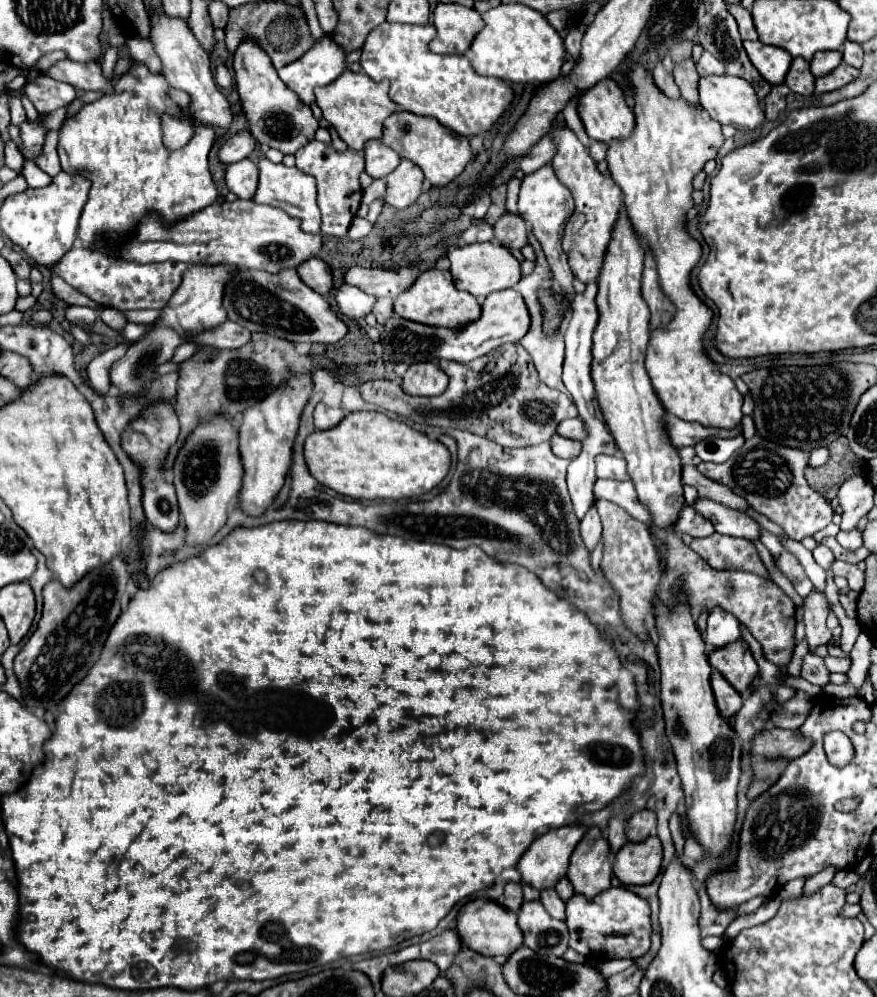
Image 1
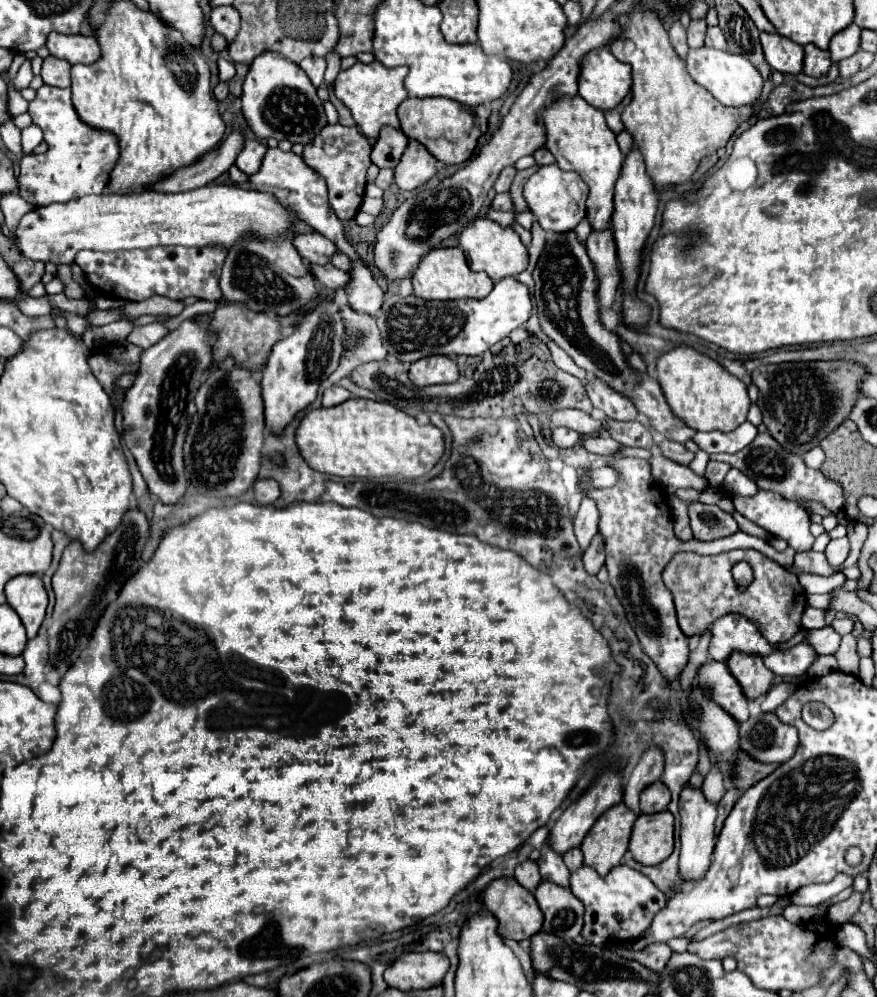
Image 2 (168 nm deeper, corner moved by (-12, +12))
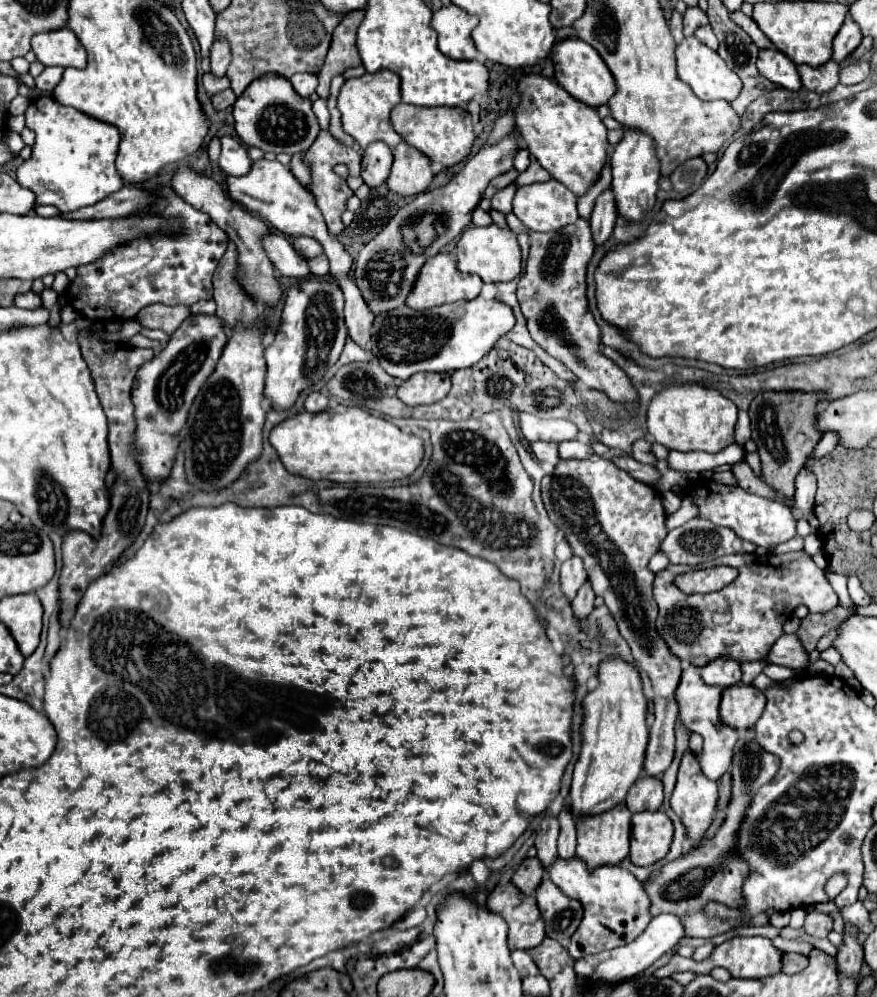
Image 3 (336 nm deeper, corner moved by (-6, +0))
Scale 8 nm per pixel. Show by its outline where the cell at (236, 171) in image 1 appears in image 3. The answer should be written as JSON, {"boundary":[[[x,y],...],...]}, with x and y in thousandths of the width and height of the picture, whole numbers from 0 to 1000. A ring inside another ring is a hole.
{"boundary":[[[251,138],[251,142],[253,142],[251,169],[260,177],[281,177],[287,169],[287,158],[283,156],[283,148],[267,138]]]}

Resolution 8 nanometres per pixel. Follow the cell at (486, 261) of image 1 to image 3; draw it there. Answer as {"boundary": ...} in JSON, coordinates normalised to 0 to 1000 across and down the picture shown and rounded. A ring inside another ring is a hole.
{"boundary":[[[566,225],[545,229],[536,227],[527,233],[522,245],[520,245],[520,259],[522,259],[522,271],[529,275],[545,275],[552,283],[582,283],[588,277],[593,277],[595,271],[595,259],[593,259],[593,247],[588,241],[588,235],[568,229]]]}

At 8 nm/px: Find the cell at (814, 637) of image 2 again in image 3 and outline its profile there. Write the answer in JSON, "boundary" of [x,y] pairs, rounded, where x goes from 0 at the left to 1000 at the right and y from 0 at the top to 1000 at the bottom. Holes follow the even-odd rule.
{"boundary":[[[892,636],[876,656],[876,664],[917,672],[921,668],[921,654],[908,636]]]}

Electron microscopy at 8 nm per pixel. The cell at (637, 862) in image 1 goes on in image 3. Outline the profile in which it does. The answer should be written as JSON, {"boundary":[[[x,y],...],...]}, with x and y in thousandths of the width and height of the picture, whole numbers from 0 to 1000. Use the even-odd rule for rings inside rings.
{"boundary":[[[750,812],[750,814],[727,814],[721,818],[721,843],[718,843],[718,865],[725,869],[743,869],[746,865],[755,863],[766,847],[766,824],[764,820]]]}

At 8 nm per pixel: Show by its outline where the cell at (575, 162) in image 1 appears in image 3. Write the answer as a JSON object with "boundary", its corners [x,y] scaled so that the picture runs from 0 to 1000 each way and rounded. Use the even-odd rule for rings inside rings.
{"boundary":[[[616,74],[597,76],[591,82],[591,90],[595,94],[595,102],[588,108],[588,126],[602,150],[632,181],[639,181],[659,199],[666,197],[680,185],[693,160],[693,130],[686,124],[682,112],[659,102],[634,82]]]}

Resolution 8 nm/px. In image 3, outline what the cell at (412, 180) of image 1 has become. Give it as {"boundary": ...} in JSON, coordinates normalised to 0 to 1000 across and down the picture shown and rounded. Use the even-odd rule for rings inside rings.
{"boundary":[[[456,142],[449,148],[449,164],[447,173],[440,181],[442,189],[456,197],[474,197],[481,195],[493,183],[495,175],[490,171],[490,160],[474,148]]]}

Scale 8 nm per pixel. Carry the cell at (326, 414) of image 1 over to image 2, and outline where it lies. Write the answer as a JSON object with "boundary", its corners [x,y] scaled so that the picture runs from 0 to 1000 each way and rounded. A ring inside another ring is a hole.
{"boundary":[[[379,387],[367,395],[367,407],[385,407],[399,399],[399,393],[390,387]]]}

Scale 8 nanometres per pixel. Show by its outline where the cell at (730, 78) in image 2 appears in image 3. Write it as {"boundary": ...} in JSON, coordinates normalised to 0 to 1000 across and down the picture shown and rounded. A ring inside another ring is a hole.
{"boundary":[[[791,36],[780,38],[771,46],[771,60],[773,60],[773,76],[778,82],[782,82],[789,92],[800,100],[828,100],[835,102],[842,98],[842,92],[846,90],[846,80],[842,80],[842,74],[832,68],[828,68],[828,62],[810,48],[798,44]]]}

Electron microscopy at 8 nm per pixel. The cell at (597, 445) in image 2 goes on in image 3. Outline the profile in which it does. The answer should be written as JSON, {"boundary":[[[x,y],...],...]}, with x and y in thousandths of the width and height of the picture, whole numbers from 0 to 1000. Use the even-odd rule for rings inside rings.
{"boundary":[[[648,441],[639,445],[639,459],[643,461],[670,461],[673,457],[677,457],[677,451],[673,445],[664,445],[659,441]]]}

